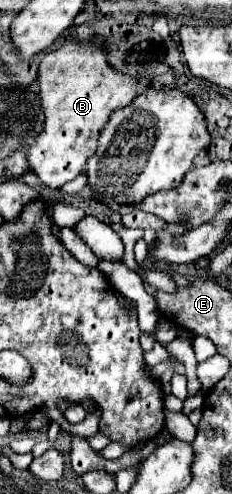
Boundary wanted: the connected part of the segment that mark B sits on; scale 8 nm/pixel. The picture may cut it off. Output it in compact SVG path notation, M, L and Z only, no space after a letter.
M96 36L96 42L66 42L58 50L46 52L38 68L38 82L44 128L28 150L28 162L30 170L50 190L60 190L66 182L84 174L88 156L96 152L100 130L110 114L136 98L138 78L128 78L126 74L116 72L106 62L106 50Z

